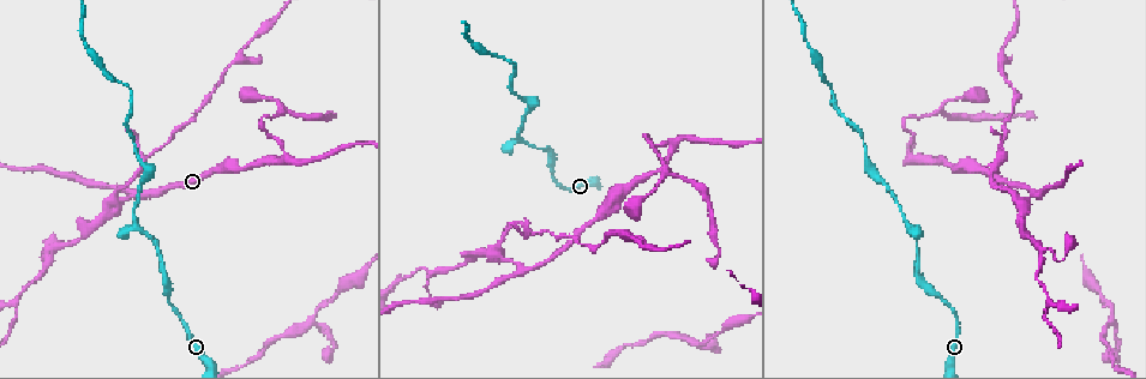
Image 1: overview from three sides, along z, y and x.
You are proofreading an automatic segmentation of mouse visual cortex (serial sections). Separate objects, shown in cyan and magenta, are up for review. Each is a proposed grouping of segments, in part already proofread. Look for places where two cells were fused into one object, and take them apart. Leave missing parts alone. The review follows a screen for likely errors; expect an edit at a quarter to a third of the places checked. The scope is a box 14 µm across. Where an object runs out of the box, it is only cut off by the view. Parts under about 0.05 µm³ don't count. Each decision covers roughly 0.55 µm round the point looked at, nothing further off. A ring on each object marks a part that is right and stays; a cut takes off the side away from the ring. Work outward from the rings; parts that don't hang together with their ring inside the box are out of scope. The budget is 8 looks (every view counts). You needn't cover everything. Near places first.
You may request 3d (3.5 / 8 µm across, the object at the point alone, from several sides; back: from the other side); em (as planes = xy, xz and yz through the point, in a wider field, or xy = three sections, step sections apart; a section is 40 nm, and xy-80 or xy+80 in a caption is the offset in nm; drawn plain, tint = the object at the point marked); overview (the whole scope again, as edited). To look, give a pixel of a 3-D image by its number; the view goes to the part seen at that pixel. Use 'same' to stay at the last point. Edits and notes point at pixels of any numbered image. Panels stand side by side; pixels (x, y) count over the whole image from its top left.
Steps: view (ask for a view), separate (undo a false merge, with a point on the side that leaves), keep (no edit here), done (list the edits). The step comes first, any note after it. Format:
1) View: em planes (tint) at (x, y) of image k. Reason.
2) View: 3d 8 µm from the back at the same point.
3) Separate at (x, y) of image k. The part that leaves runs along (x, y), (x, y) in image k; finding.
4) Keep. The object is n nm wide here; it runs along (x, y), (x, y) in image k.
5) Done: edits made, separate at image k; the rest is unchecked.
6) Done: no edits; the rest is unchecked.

View: 3d 3.5 µm at (523, 269) of image 1. A fork.

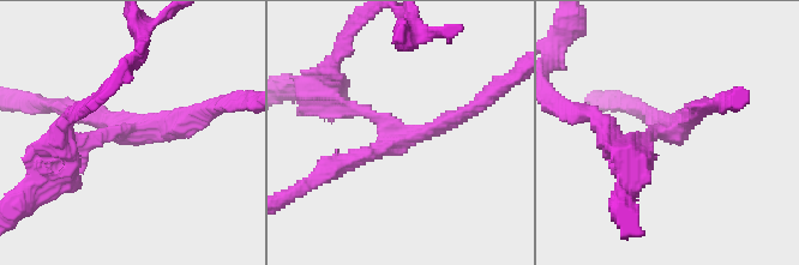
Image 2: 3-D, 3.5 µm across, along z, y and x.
View: em xy step 5 (tint) at (671, 129) of image 2. 3 arms meet here; the arms are 150, 200, 250 nm wide.

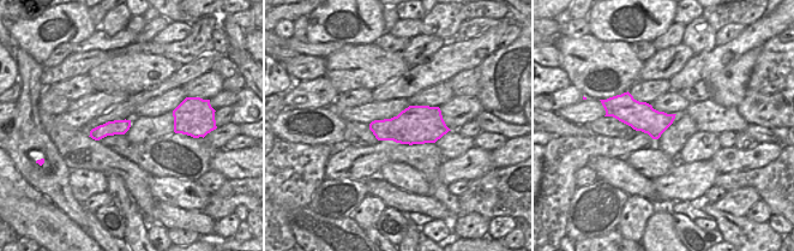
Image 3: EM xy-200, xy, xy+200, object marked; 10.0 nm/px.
View: em xy step 1 (tint) at the same point. Cut it another way.

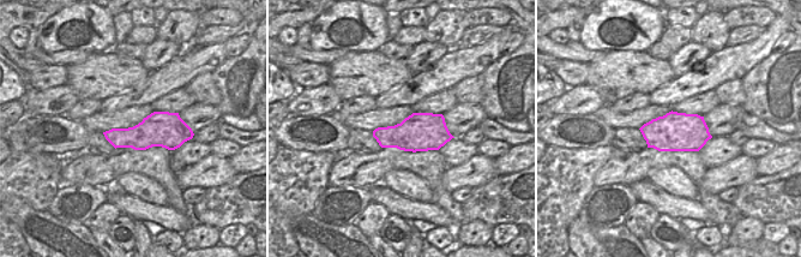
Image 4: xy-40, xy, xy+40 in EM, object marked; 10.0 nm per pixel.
Keep. It runs along (200, 109), (178, 127), (64, 146) in image 2; one cell here.

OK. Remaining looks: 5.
View: 3d 3.5 µm at (261, 124) of image 1. Abrupt turn.

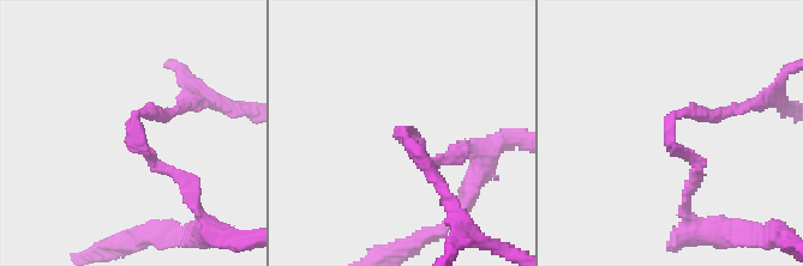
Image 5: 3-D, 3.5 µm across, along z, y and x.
View: em xy step 3 (tint) at (671, 131) of image 5. The arms are 150, 200 nm wide.

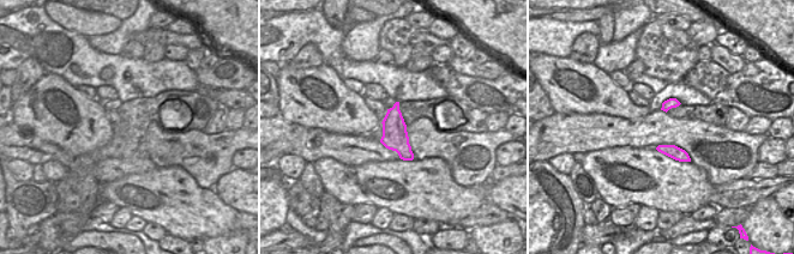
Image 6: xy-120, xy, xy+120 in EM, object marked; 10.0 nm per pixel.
Keep. It runs along (179, 175), (135, 141), (138, 116), (172, 113) in image 5; continuous, no second cell.

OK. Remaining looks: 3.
View: 3d 3.5 µm at (910, 228) of image 1. Calibre changes.

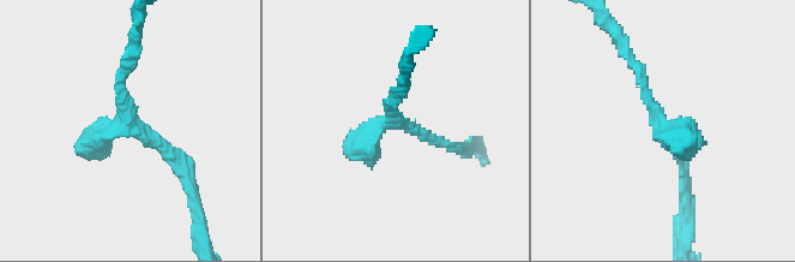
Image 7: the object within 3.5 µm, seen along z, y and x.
Keep. It runs along (684, 172), (628, 54) in image 7; all the same cell.

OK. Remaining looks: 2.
Done: no edits; the rest is unchecked.

